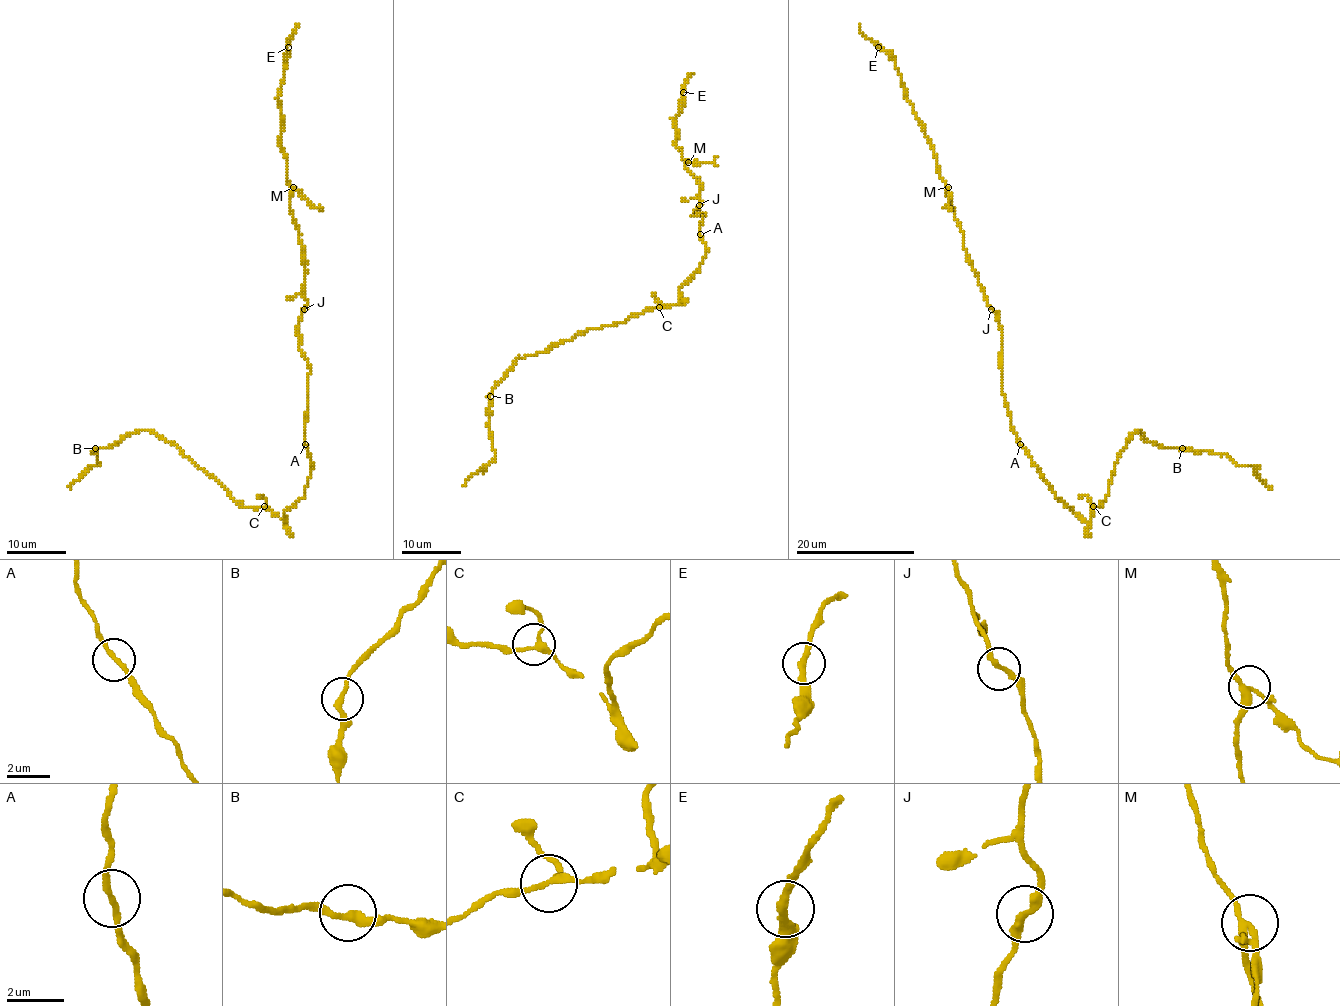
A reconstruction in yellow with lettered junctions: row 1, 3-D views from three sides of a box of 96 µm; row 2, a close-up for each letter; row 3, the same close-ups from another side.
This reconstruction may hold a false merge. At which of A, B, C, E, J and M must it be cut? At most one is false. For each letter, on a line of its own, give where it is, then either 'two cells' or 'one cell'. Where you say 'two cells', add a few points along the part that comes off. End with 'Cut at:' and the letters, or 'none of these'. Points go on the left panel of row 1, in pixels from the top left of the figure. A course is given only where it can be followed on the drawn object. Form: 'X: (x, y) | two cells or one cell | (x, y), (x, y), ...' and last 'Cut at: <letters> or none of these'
A: (305, 444) | one cell
B: (95, 448) | one cell
C: (264, 506) | one cell
E: (288, 47) | one cell
J: (304, 309) | one cell
M: (293, 187) | two cells | (293, 186), (311, 204), (323, 207)
Cut at: M

